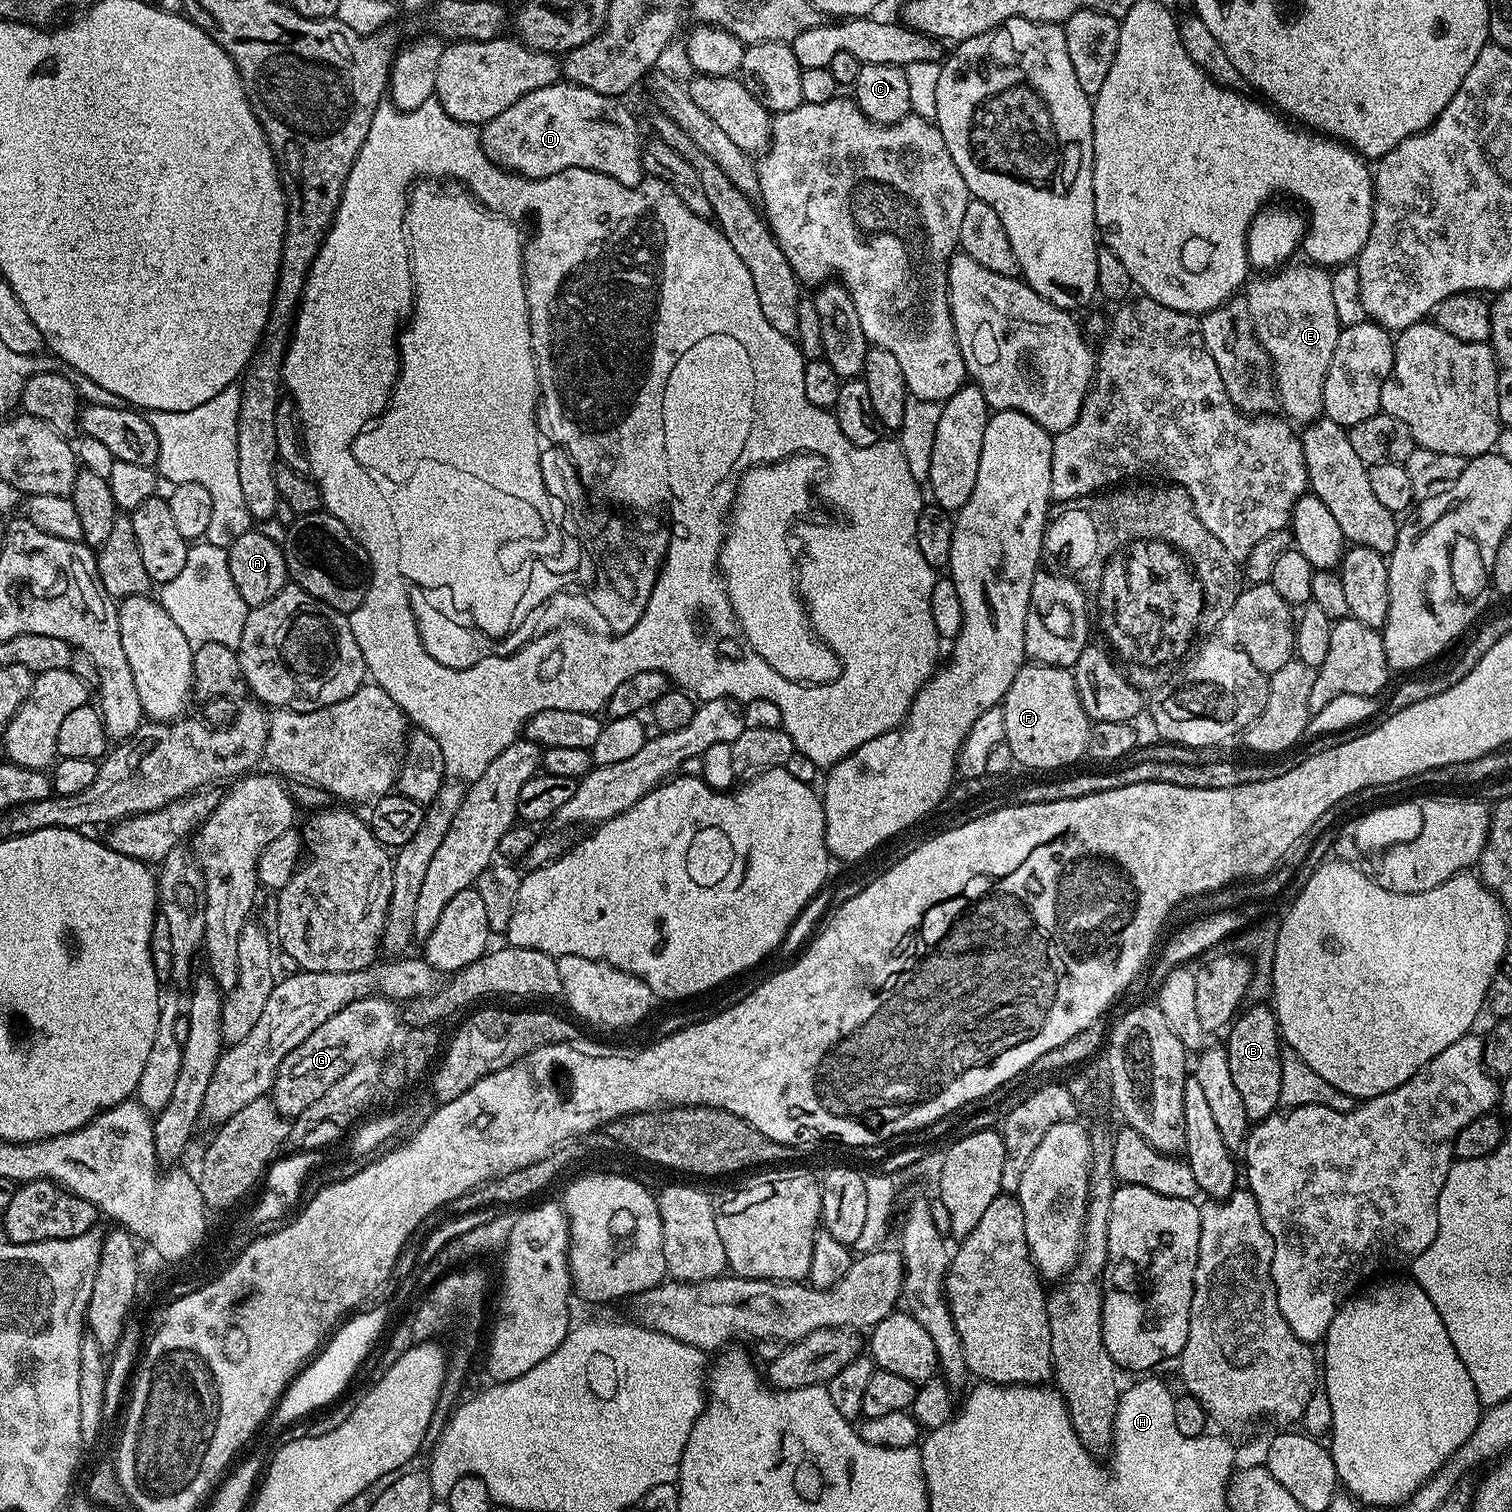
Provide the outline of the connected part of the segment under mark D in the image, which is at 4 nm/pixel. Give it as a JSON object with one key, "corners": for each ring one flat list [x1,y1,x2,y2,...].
{"corners":[[567,82,542,86,538,90,530,90,530,94,518,98,514,106,506,106,498,118,483,125,479,129,480,144,495,164,513,174,526,176,529,180,541,180,567,168,585,168,635,186,646,176,642,140,636,137,636,124,632,121,631,114,620,103,619,99]]}

